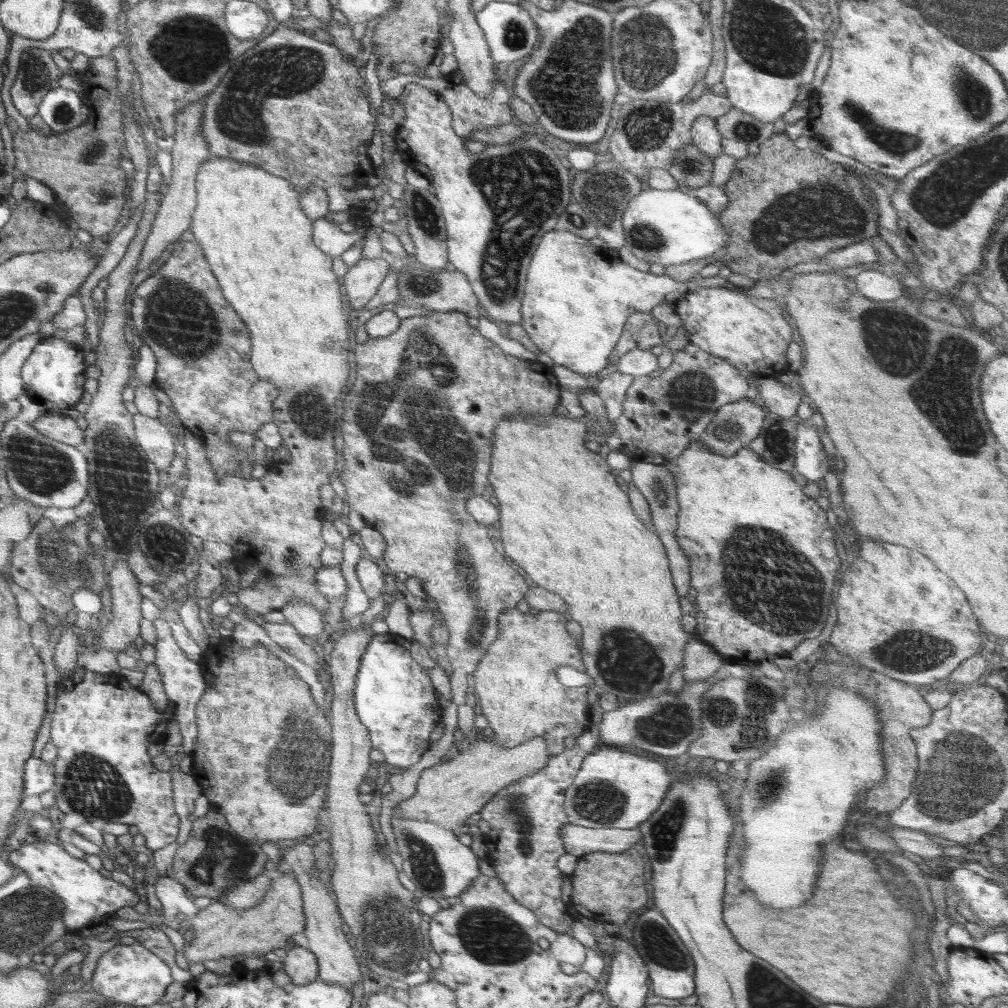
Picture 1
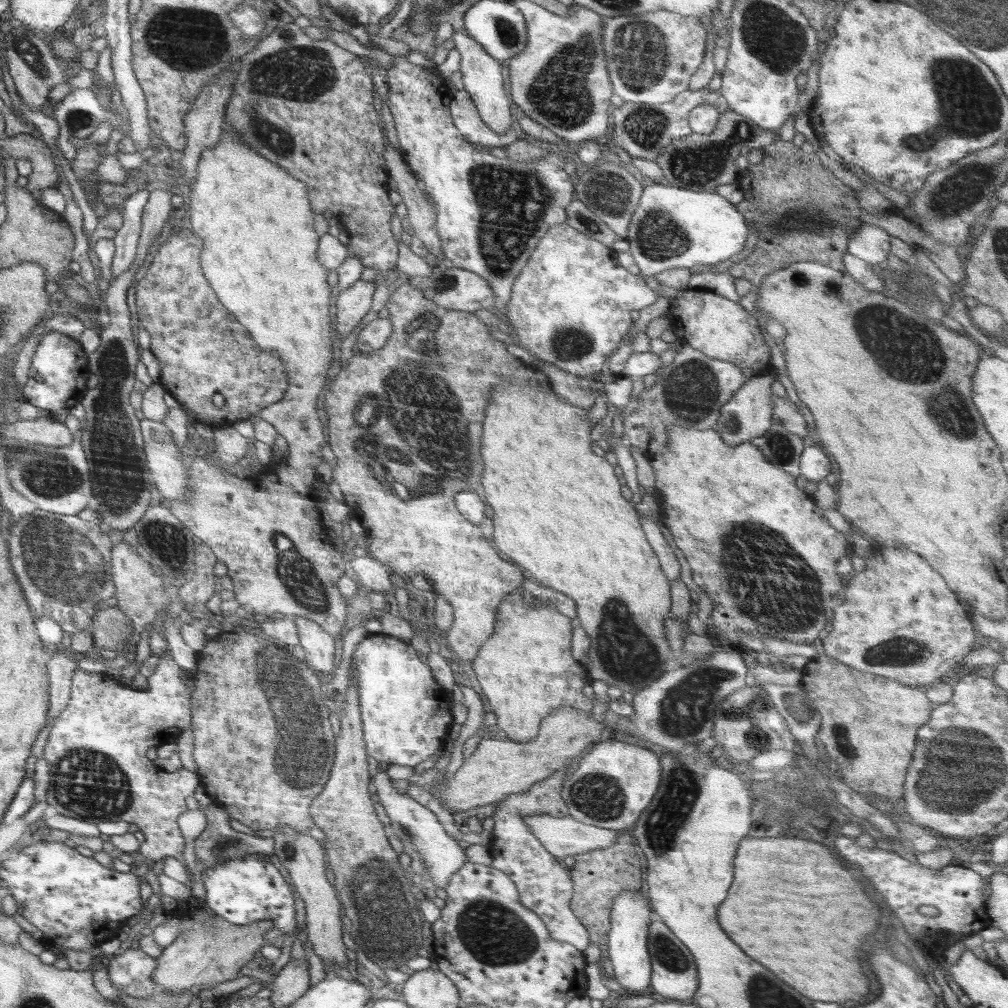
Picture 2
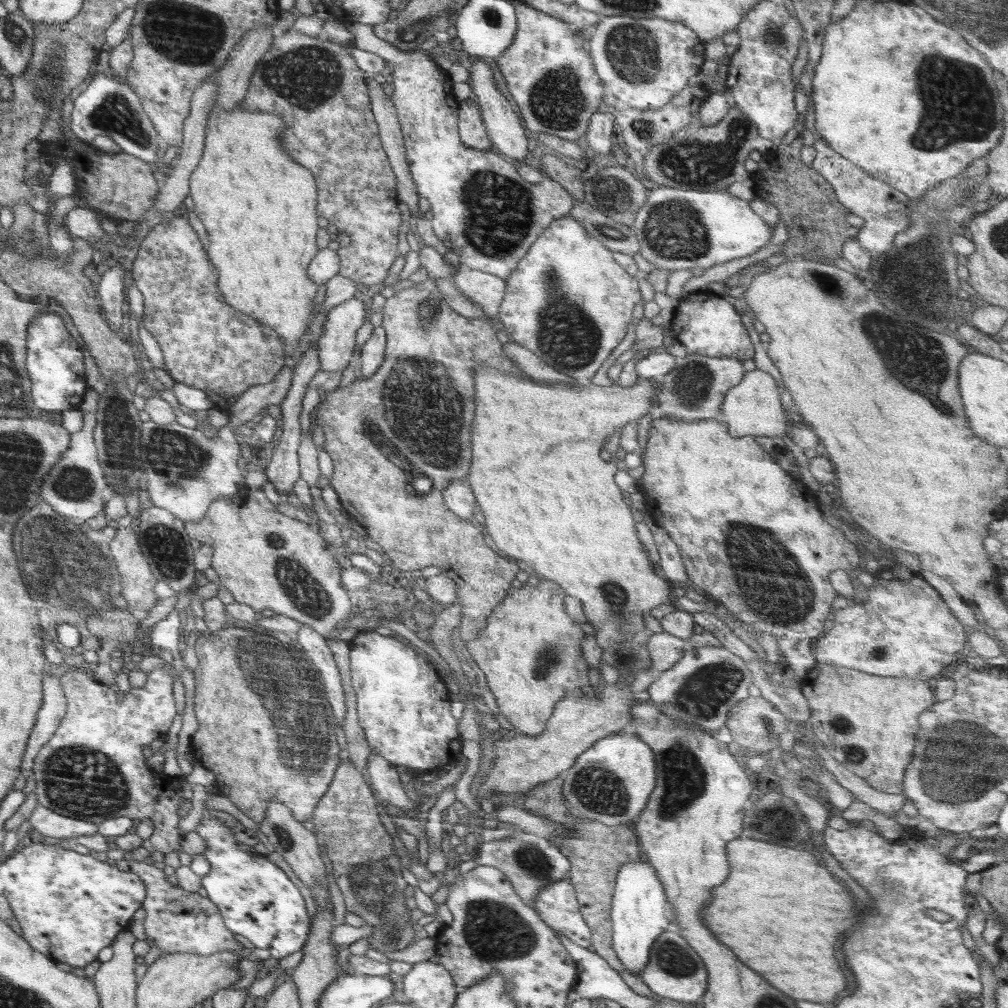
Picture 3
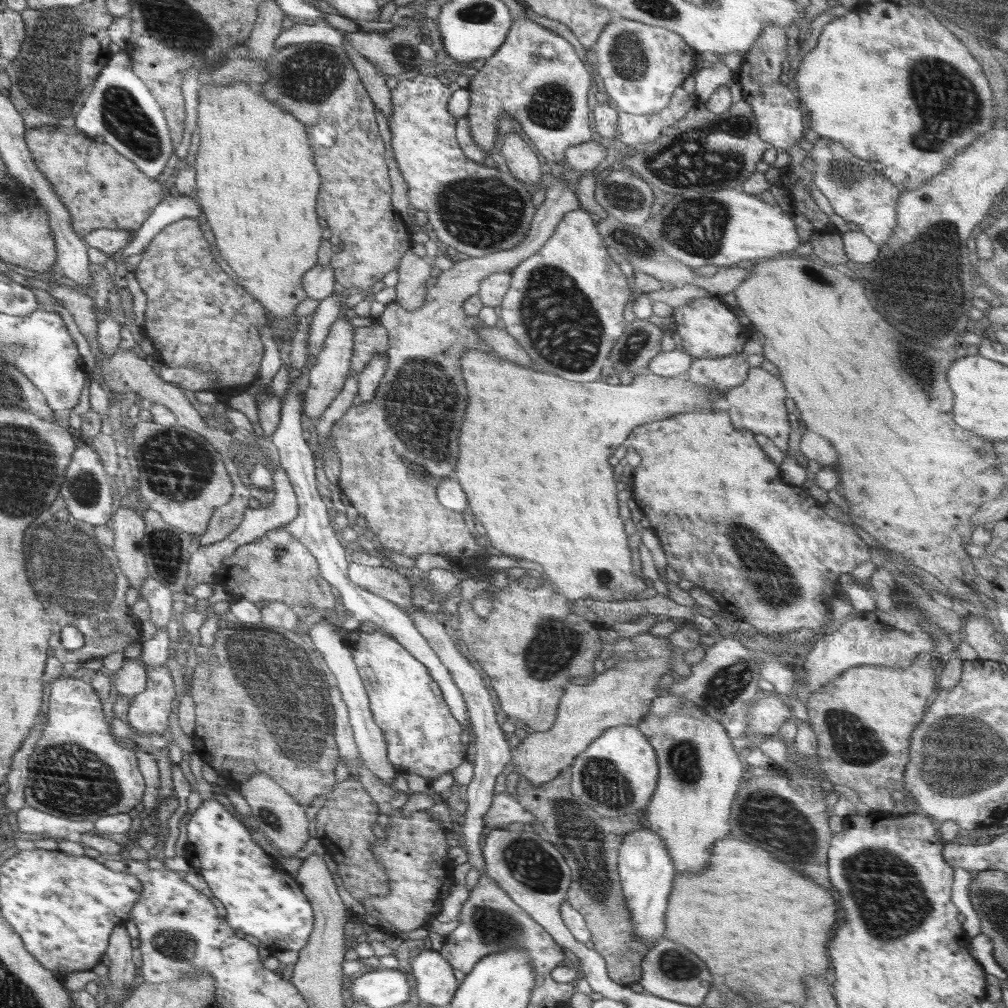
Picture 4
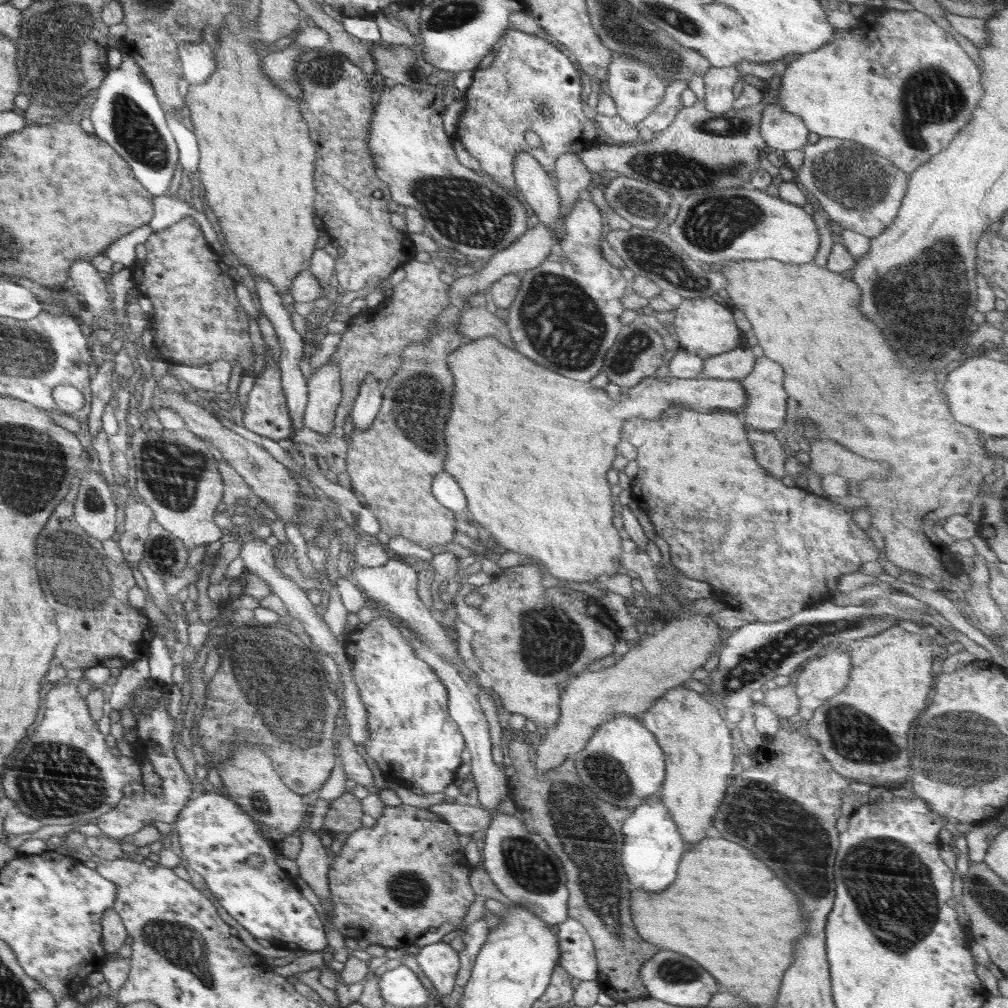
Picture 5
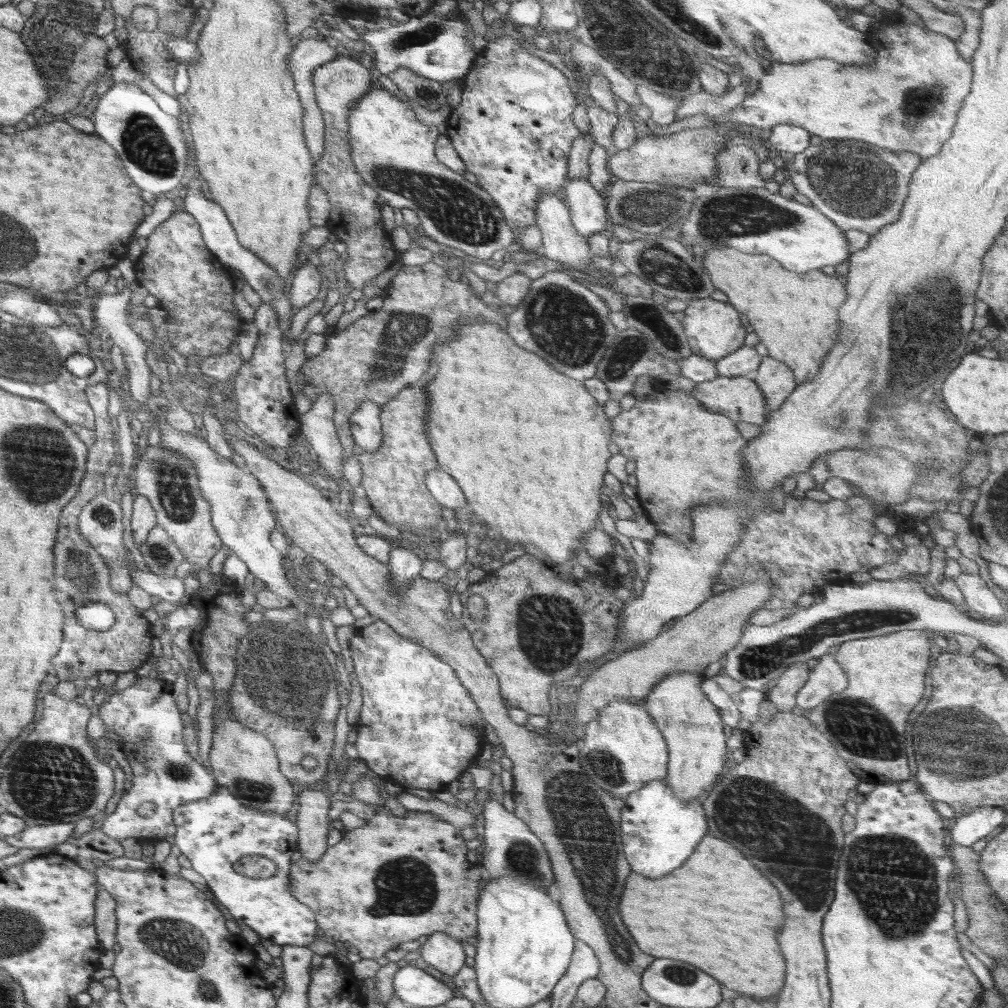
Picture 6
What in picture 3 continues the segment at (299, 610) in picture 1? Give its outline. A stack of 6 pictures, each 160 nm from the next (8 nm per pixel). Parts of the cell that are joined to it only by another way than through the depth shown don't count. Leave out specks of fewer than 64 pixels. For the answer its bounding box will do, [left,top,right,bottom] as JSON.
[296,624,346,725]

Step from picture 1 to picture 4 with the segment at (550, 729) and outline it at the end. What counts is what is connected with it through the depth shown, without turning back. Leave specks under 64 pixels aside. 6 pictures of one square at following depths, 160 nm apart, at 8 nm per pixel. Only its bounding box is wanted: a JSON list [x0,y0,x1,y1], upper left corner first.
[458,573,603,733]

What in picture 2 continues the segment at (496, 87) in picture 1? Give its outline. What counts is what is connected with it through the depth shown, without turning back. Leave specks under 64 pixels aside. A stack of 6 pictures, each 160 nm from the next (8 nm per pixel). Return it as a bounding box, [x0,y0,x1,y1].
[449,89,526,148]

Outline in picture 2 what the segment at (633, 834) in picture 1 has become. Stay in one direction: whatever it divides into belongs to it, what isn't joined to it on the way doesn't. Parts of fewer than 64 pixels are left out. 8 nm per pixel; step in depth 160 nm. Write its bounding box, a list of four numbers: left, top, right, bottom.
[525,815,622,858]

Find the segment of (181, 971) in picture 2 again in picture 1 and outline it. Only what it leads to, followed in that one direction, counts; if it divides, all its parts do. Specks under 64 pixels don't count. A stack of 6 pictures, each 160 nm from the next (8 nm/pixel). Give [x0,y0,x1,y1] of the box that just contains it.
[182,870,305,963]

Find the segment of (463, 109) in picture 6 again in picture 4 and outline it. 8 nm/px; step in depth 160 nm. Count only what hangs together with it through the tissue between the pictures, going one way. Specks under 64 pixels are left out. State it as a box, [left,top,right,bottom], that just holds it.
[466,19,592,170]

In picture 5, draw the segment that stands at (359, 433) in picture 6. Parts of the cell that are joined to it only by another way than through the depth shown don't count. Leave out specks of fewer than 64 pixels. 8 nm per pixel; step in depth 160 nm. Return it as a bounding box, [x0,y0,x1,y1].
[352,374,384,430]

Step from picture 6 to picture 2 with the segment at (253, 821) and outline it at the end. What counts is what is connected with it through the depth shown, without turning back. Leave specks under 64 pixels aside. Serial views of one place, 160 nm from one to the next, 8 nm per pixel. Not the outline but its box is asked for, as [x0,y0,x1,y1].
[201,855,296,949]

